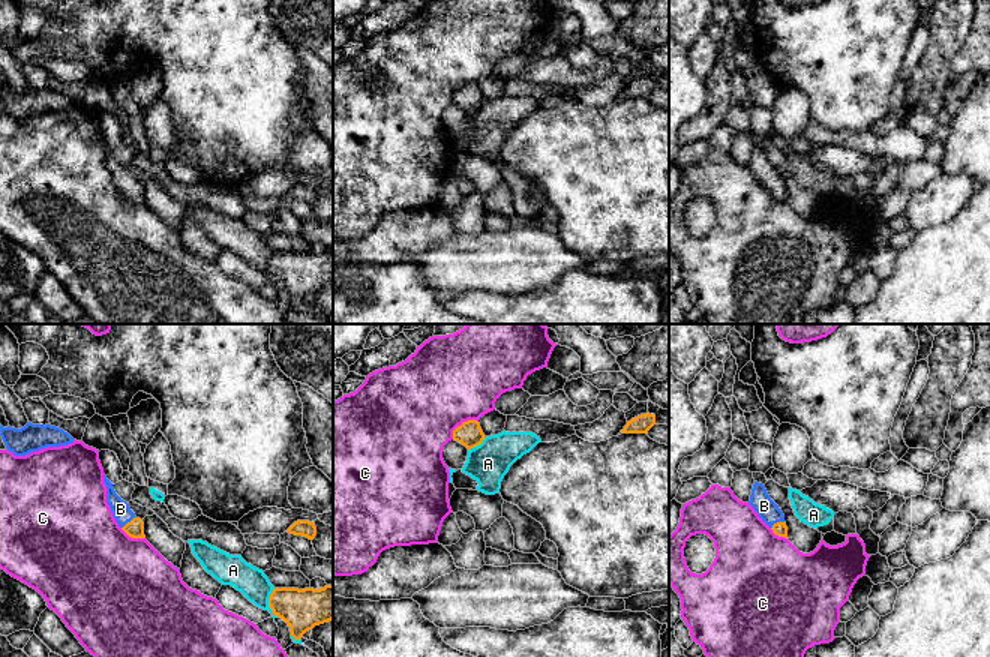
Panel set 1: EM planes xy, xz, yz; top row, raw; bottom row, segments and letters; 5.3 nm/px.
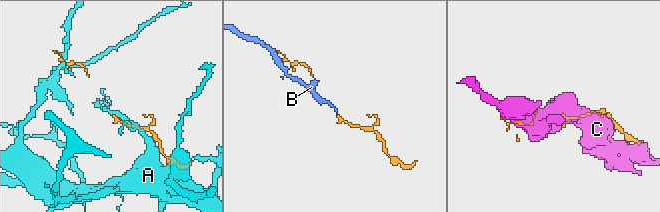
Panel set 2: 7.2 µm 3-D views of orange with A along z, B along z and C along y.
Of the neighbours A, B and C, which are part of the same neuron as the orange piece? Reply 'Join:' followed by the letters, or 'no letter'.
Join: B

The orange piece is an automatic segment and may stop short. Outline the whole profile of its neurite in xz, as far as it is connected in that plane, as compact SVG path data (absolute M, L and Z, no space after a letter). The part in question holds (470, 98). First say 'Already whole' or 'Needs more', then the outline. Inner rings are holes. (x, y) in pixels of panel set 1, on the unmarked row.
Already whole. M468 84L453 94L453 104L471 114L483 106L484 98L477 84Z

